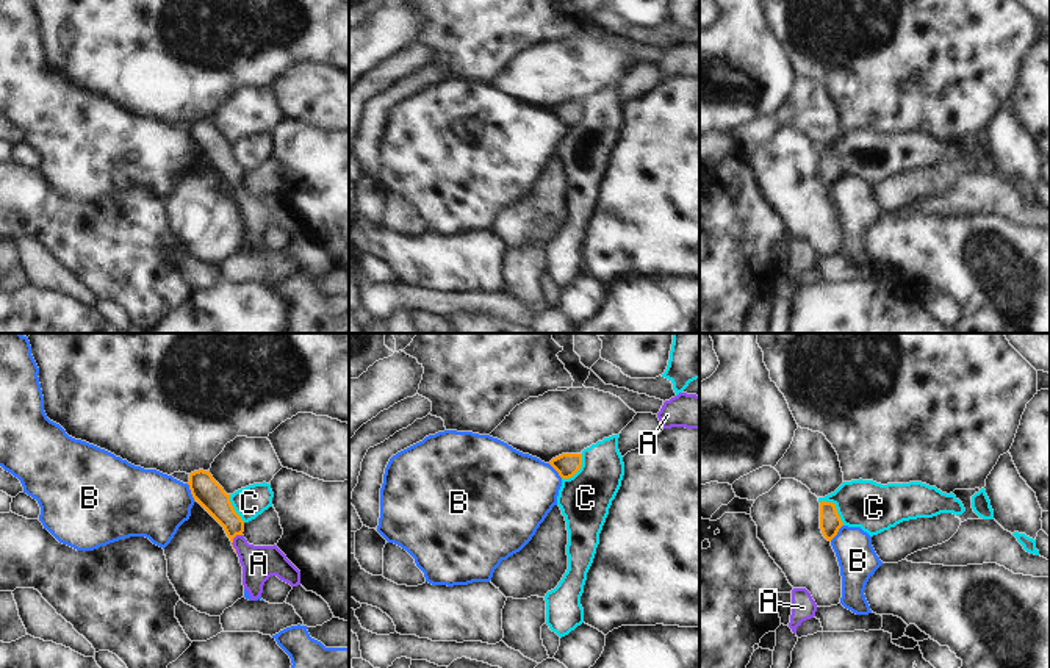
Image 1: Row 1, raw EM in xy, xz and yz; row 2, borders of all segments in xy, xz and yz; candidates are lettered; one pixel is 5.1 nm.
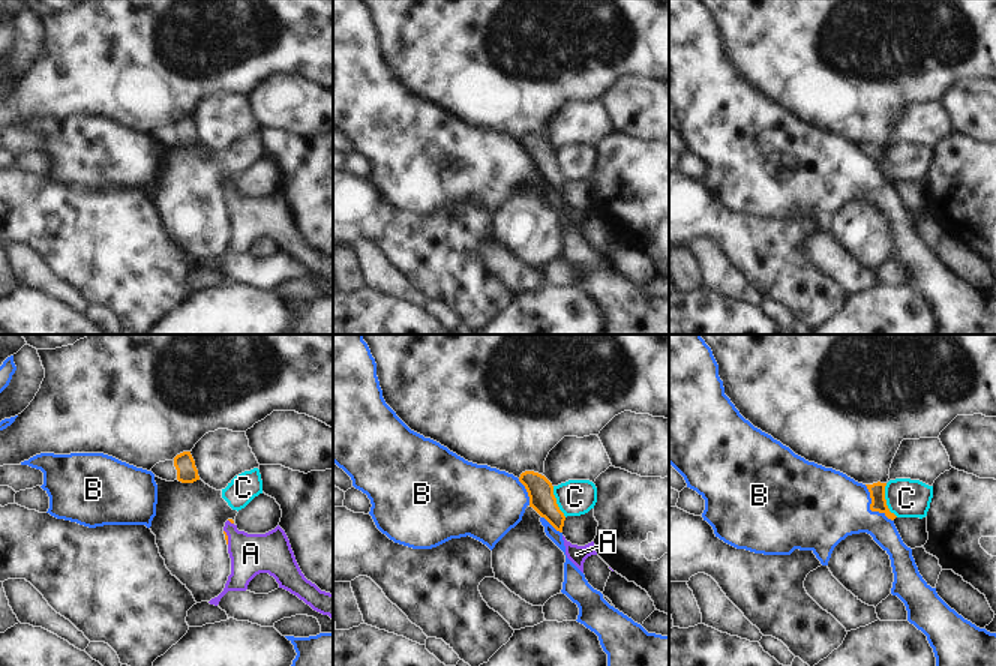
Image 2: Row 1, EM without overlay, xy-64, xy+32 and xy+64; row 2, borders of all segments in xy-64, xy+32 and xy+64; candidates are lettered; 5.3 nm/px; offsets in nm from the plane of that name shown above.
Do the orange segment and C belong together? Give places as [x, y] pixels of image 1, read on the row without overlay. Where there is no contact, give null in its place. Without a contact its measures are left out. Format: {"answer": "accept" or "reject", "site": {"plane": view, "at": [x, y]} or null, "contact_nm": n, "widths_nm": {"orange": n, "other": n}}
{"answer": "reject", "site": {"plane": "yz", "at": [836, 158]}, "contact_nm": 180, "widths_nm": {"orange": 110, "other": 260}}

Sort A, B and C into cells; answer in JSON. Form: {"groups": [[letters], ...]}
{"groups": [["A"], ["B"], ["C"]]}

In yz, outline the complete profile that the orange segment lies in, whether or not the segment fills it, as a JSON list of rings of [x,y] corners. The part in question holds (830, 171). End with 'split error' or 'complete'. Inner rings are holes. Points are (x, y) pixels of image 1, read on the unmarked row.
[[[822,150],[820,152],[820,178],[823,186],[828,191],[831,191],[837,185],[842,175],[843,172],[837,163],[836,153]]] | complete

